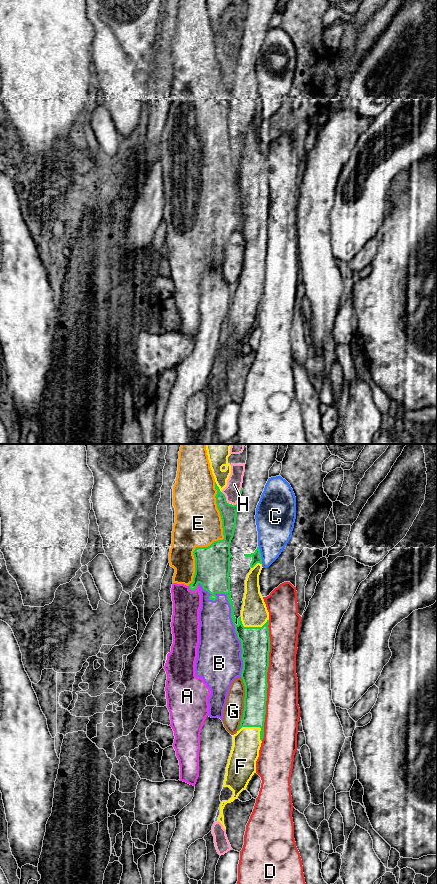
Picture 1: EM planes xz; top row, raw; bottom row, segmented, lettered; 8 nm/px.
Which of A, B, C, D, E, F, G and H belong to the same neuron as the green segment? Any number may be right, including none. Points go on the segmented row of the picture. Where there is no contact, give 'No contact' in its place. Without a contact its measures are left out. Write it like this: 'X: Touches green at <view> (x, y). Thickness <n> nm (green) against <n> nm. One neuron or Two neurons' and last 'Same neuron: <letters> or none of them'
A: Touches green at xz (193, 590). Thickness 280 nm (green) against 220 nm. Two neurons
B: Touches green at xz (231, 617). Thickness 200 nm (green) against 320 nm. Two neurons
C: Touches green at xz (260, 554). Thickness 80 nm (green) against 280 nm. Two neurons
D: Touches green at xz (266, 680). Thickness 220 nm (green) against 260 nm. Two neurons
E: Touches green at xz (218, 540). Thickness 280 nm (green) against 380 nm. Two neurons
F: Touches green at xz (256, 726). Thickness 180 nm (green) against 220 nm. Two neurons
G: Touches green at xz (244, 704). Thickness 200 nm (green) against 160 nm. One neuron
H: Touches green at xz (239, 497). Thickness 140 nm (green) against 130 nm. Two neurons
Same neuron: G

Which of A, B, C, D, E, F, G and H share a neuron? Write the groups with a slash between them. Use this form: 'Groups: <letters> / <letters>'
Groups: A B E / C / D / F / G / H

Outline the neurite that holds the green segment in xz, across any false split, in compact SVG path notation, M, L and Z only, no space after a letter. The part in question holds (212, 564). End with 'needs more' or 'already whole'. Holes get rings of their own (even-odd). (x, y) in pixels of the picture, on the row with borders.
M215 482L217 490L216 504L220 512L223 528L223 540L214 541L208 547L196 547L193 555L195 558L195 574L193 582L189 584L189 590L194 591L200 583L202 588L211 595L209 600L215 601L217 594L226 594L227 600L231 606L231 618L235 626L237 638L241 641L241 658L243 660L243 669L241 676L236 678L227 695L226 705L223 710L223 724L226 730L231 734L236 734L242 727L260 727L260 740L264 738L264 722L266 715L267 701L267 672L269 667L270 637L269 637L269 620L262 627L244 627L241 617L238 619L234 616L234 606L230 592L230 543L236 527L237 510L239 501L236 505L229 504L225 495L220 491Z; needs more

